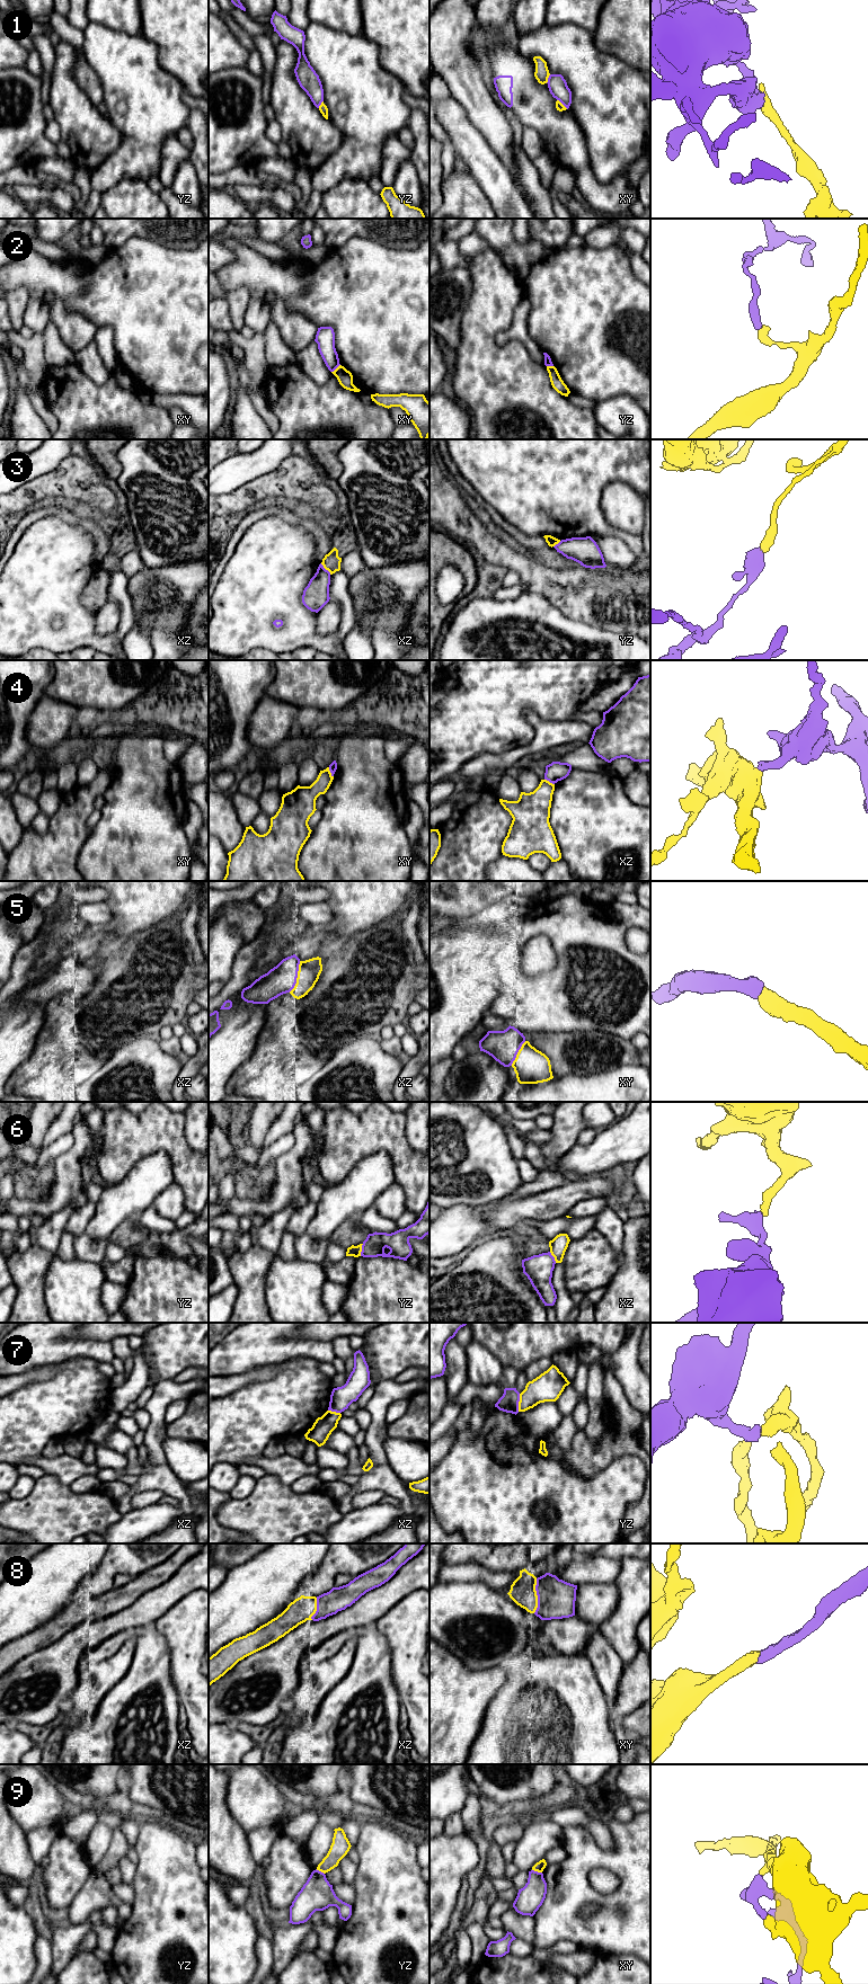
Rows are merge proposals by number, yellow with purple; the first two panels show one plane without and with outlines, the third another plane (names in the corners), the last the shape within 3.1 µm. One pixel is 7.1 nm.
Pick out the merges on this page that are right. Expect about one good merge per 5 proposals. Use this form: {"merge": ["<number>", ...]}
{"merge": ["5", "8"]}

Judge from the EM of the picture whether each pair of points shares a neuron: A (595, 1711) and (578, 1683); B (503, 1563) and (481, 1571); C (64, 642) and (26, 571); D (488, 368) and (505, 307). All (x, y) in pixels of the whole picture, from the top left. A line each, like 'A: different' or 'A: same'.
A: same
B: different
C: same
D: same

